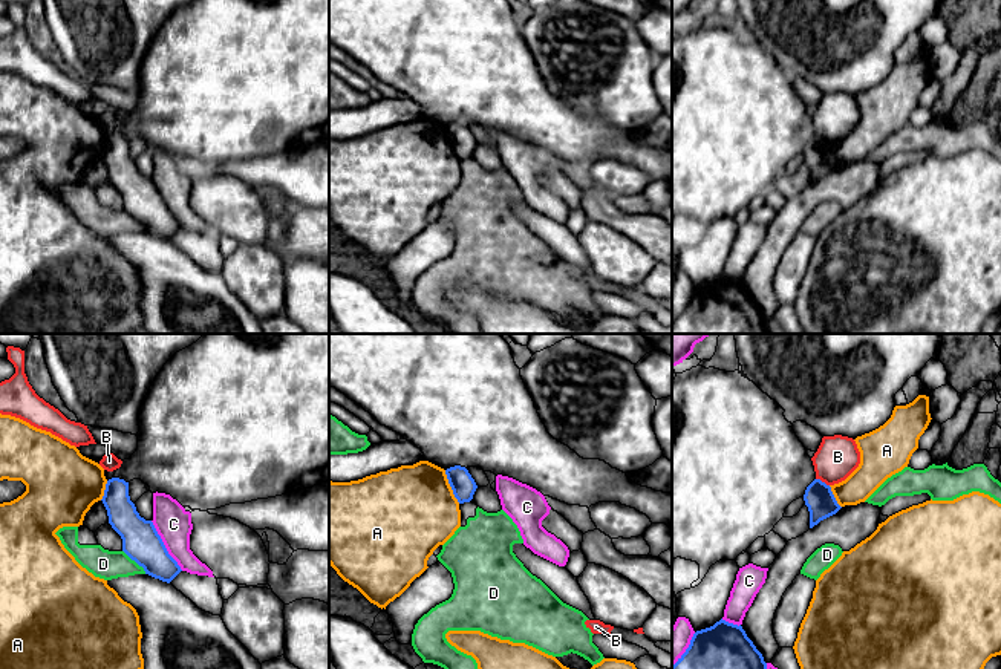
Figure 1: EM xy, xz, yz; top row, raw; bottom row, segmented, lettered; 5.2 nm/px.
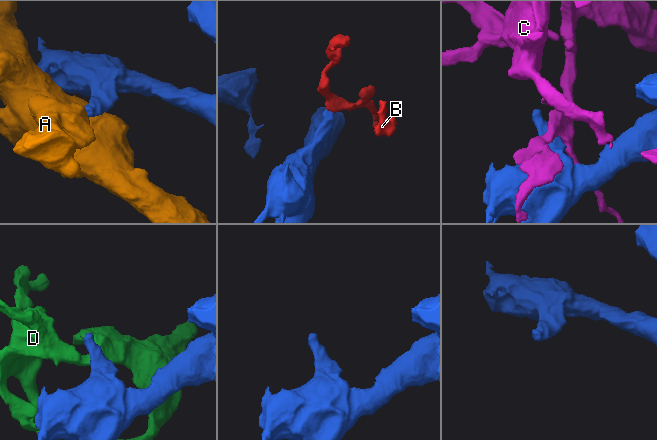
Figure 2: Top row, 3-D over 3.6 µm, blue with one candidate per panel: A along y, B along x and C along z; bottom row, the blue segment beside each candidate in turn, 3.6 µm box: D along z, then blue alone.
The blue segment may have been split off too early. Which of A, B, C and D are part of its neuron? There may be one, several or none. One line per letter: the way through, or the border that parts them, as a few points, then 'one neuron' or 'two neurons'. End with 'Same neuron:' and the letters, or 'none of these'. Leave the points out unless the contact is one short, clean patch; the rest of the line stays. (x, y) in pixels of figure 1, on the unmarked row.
A: two neurons
B: along yz (816, 135), (828, 143) | two neurons
C: two neurons
D: along xy (123, 207), (146, 230) | two neurons
Same neuron: none of these

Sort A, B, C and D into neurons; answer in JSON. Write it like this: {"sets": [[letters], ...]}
{"sets": [["A"], ["B", "D"], ["C"]]}

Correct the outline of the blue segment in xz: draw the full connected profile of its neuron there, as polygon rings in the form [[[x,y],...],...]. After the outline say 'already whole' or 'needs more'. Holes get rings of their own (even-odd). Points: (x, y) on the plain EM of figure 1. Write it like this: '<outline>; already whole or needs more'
[[[455,122],[447,126],[445,132],[458,159],[470,159],[478,142],[468,127],[465,124]]]; already whole

